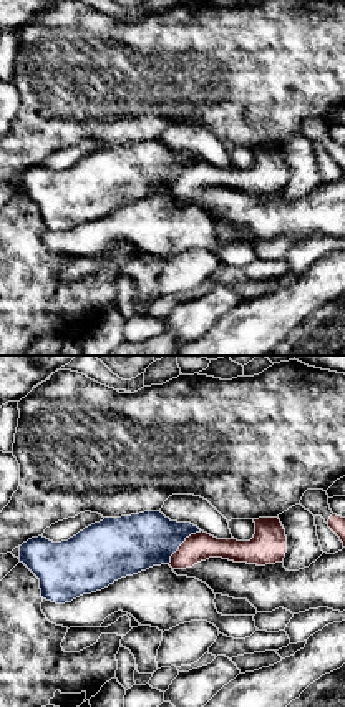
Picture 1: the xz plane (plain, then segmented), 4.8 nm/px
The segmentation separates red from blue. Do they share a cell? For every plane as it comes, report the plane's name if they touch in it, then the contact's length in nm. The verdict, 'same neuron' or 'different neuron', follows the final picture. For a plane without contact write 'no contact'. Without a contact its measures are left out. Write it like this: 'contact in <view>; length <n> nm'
contact in xz; length 220 nm

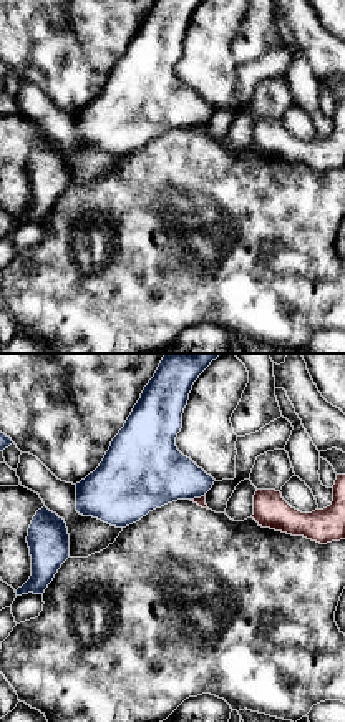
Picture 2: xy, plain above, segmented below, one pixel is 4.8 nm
contact in xy; length 80 nm

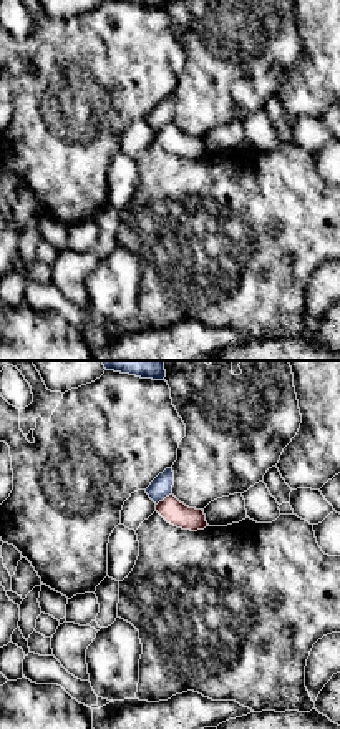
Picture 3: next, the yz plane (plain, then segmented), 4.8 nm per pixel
contact in yz; length 100 nm

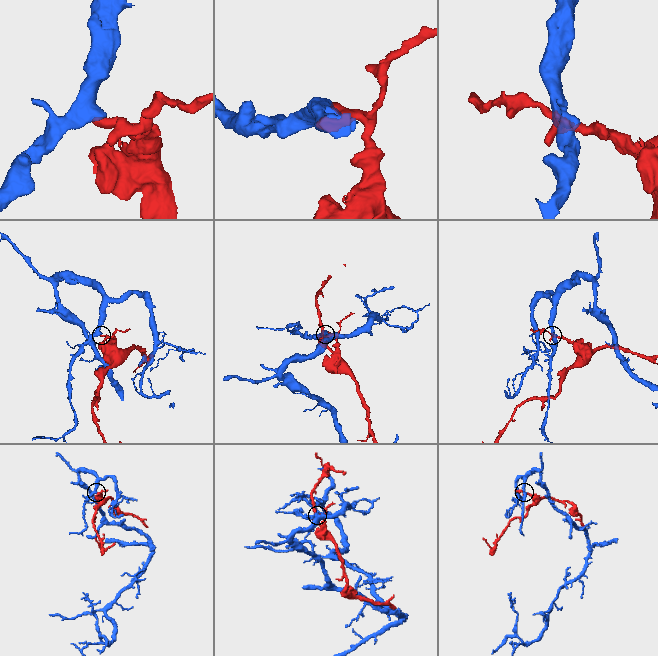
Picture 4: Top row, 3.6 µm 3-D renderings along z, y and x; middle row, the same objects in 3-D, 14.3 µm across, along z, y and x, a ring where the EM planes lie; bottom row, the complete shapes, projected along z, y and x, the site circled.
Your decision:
different neuron

